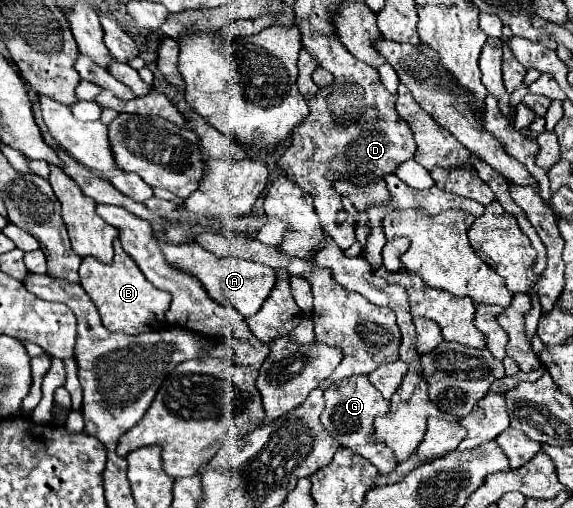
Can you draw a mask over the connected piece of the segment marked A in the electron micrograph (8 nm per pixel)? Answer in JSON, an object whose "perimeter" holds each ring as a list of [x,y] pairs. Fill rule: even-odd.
{"perimeter":[[[157,239],[157,243],[163,249],[163,255],[169,265],[173,265],[183,273],[191,273],[195,279],[203,283],[203,287],[207,289],[207,295],[213,301],[235,307],[243,317],[255,315],[275,285],[275,271],[267,265],[233,259],[233,257],[217,257],[205,251],[203,247],[193,247],[193,245],[171,245],[163,239]]]}

